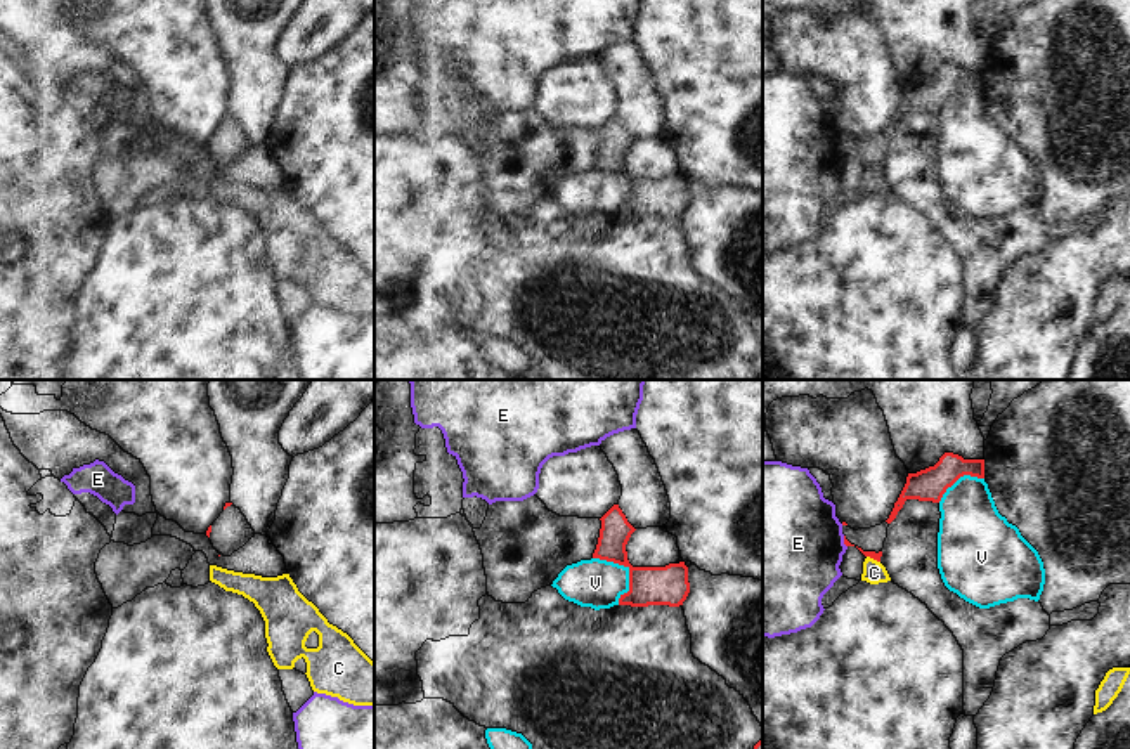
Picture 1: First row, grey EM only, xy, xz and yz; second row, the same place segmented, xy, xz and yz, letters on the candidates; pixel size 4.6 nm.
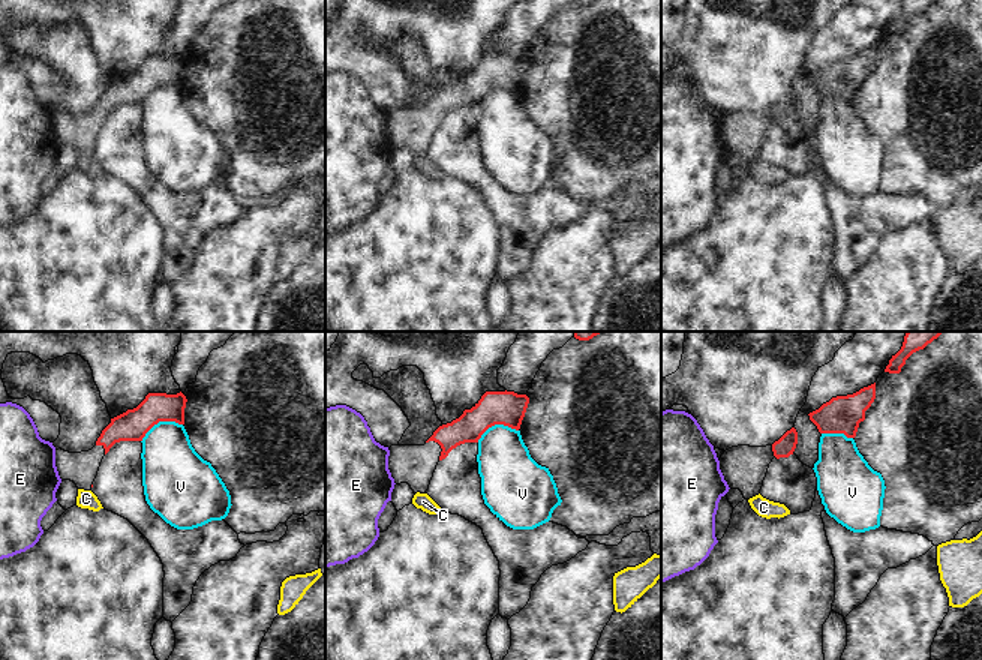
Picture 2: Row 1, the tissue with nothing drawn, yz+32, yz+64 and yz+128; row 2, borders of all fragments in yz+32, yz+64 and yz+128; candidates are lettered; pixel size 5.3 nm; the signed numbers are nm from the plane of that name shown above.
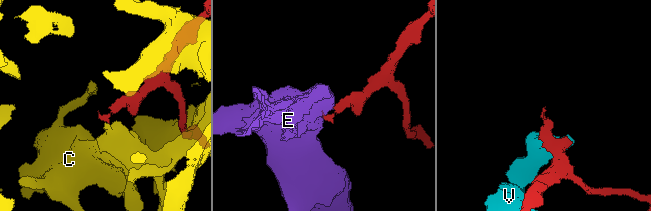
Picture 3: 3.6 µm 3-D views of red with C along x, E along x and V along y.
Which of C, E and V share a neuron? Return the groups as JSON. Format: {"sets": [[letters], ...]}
{"sets": [["C"], ["E"], ["V"]]}

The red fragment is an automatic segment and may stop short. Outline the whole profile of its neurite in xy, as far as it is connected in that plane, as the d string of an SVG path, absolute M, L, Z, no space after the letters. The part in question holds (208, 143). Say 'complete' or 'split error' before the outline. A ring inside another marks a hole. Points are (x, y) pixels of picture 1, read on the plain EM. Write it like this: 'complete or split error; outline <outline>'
split error; outline M225 114L224 123L208 139L206 147L218 165L231 168L255 147L255 142L239 120L232 114Z

